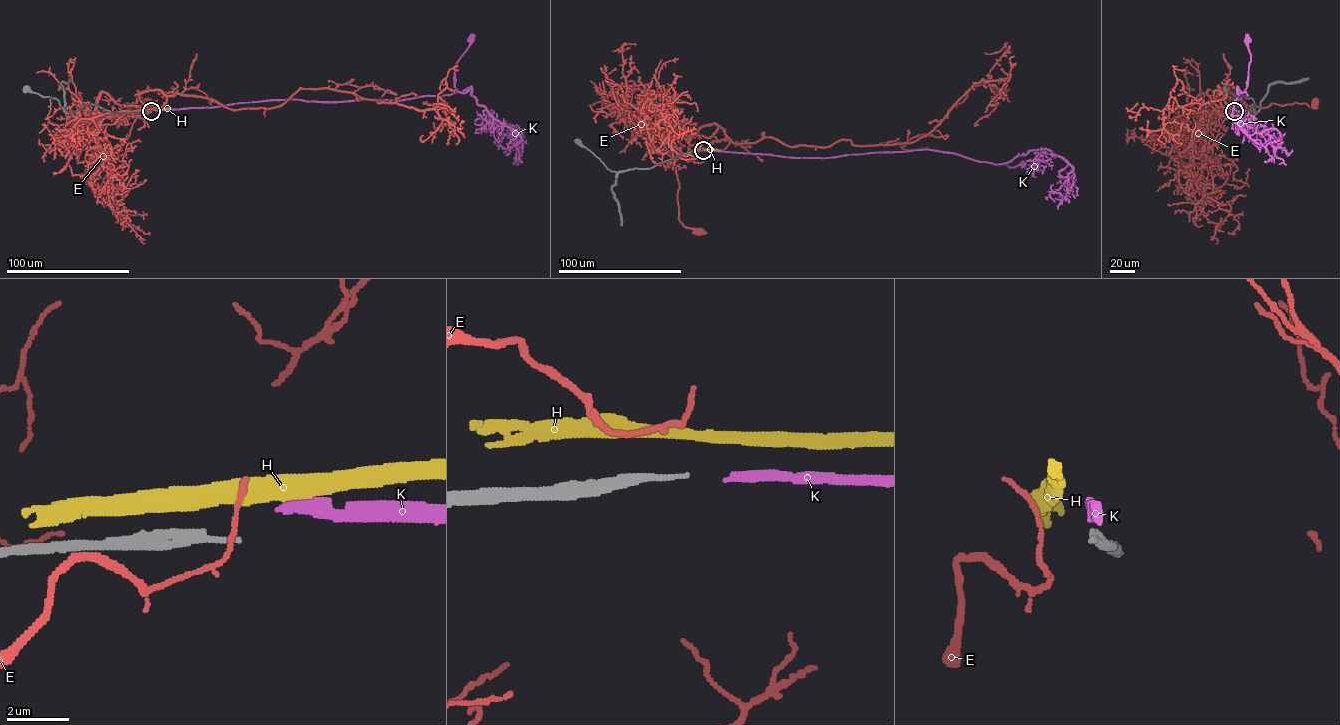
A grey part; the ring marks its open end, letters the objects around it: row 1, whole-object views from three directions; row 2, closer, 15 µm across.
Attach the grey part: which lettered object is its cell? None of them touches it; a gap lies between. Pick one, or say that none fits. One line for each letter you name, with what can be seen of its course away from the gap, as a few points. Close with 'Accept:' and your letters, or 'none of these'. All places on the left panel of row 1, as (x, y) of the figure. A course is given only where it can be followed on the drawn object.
Accept: none of these

